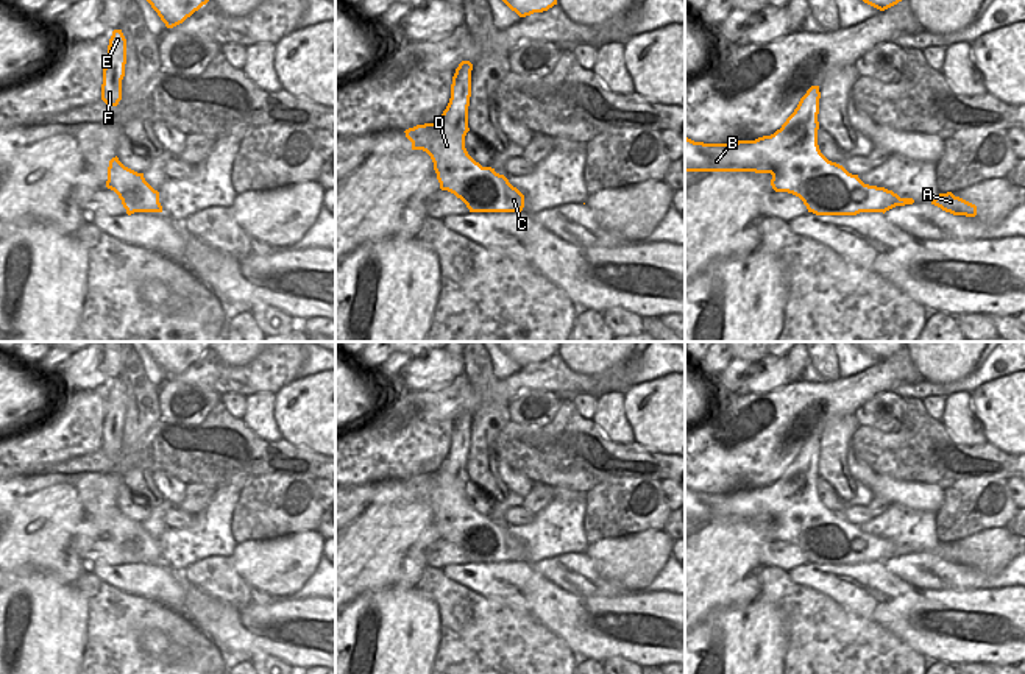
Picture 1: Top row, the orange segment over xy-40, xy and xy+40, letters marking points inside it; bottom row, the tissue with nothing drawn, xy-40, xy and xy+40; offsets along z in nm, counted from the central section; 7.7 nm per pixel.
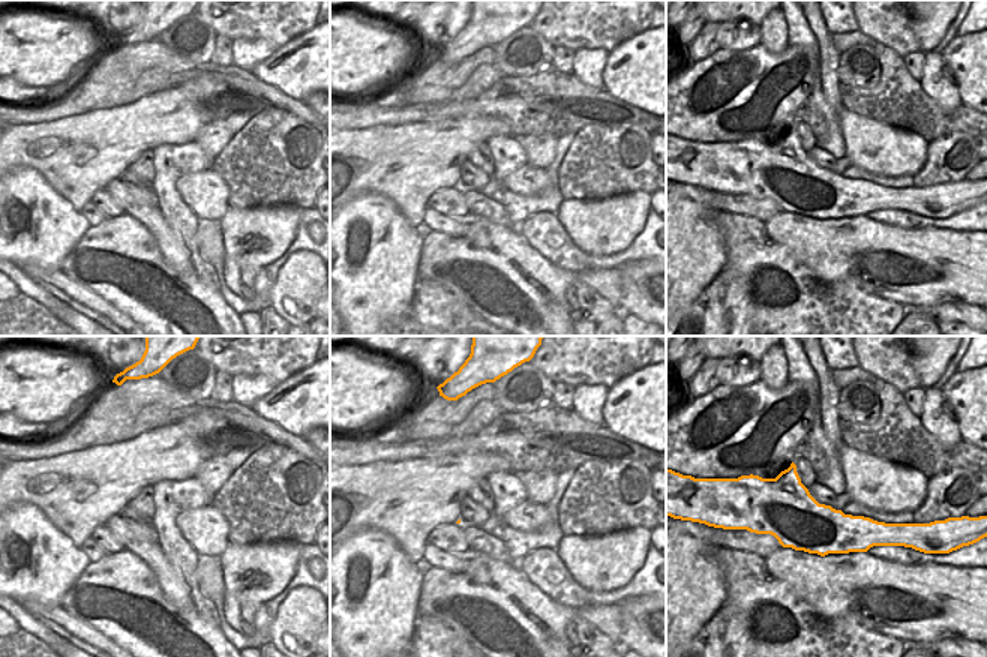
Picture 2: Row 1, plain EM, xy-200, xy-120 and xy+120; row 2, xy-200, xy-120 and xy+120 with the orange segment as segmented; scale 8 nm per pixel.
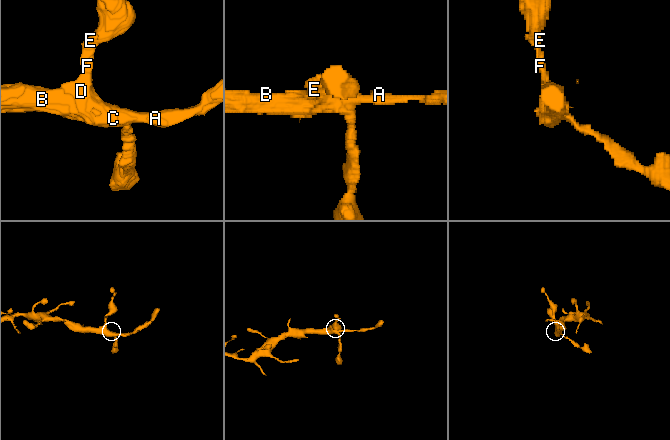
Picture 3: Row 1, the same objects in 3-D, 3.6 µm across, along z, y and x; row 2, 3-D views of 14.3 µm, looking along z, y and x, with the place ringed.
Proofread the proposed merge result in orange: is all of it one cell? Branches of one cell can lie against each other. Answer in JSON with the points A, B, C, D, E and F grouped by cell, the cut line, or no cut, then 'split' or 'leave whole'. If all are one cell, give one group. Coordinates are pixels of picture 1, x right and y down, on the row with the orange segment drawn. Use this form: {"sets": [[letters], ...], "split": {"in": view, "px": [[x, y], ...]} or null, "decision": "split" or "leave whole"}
{"sets": [["A", "B", "C", "D"], ["E", "F"]], "split": {"in": "xy+40", "px": [[787, 120], [816, 130]]}, "decision": "split"}

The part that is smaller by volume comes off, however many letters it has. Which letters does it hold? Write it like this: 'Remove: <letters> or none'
Remove: E, F

